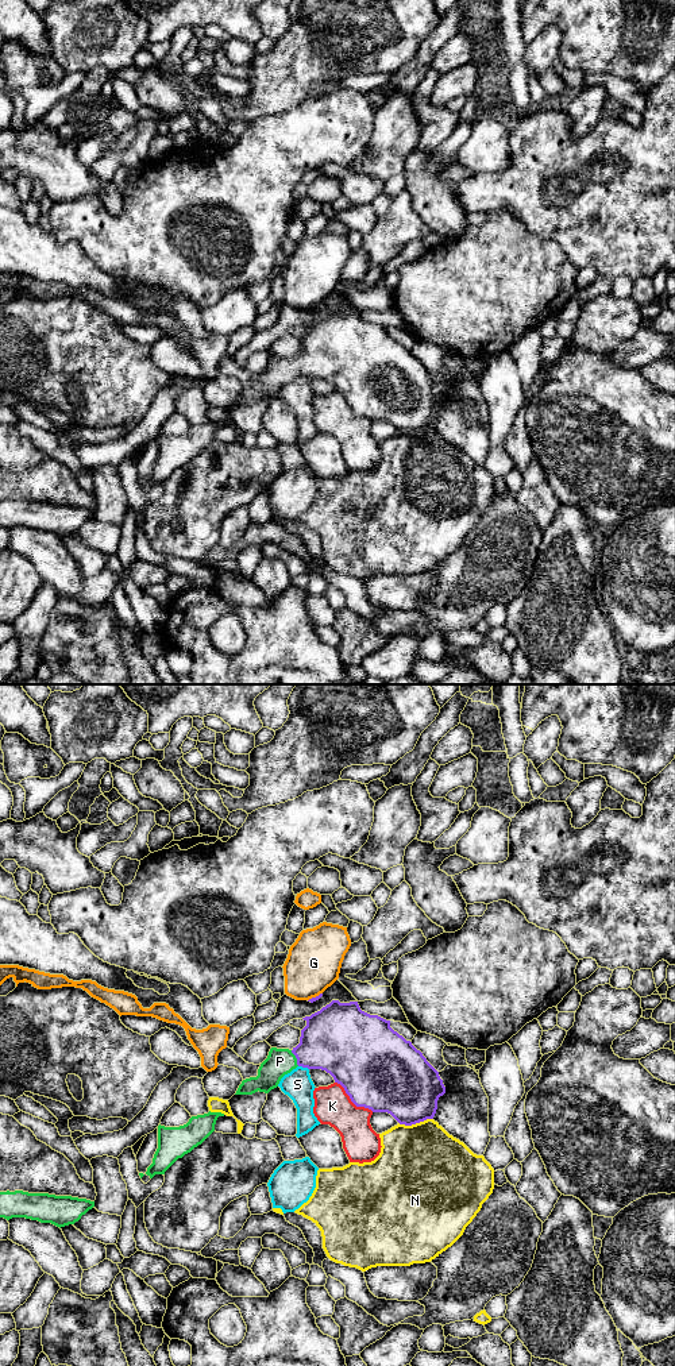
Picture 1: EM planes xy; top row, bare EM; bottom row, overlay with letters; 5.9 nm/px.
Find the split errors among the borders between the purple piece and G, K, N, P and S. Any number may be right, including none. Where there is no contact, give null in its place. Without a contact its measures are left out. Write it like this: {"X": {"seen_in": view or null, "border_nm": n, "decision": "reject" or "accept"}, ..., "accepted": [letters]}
{"G": {"seen_in": "xy", "border_nm": 100, "decision": "reject"}, "K": {"seen_in": "xy", "border_nm": 300, "decision": "reject"}, "N": {"seen_in": "xy", "border_nm": 220, "decision": "reject"}, "P": {"seen_in": "xy", "border_nm": 110, "decision": "accept"}, "S": {"seen_in": "xy", "border_nm": 70, "decision": "reject"}, "accepted": ["P"]}

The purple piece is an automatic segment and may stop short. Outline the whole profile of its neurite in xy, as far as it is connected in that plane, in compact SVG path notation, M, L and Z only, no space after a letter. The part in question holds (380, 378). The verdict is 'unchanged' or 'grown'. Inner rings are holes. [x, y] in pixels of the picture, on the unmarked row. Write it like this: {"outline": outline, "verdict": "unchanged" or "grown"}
{"outline": "M332 309L320 320L302 328L306 335L301 339L300 352L292 359L271 356L267 367L258 378L258 385L243 389L235 404L252 404L258 400L269 402L278 395L285 383L297 375L302 375L325 379L333 386L335 391L344 397L356 416L364 416L373 421L387 421L400 433L412 435L433 428L437 409L446 402L443 389L423 362L390 336L390 329L362 320L358 310L340 312L339 309Z", "verdict": "grown"}

